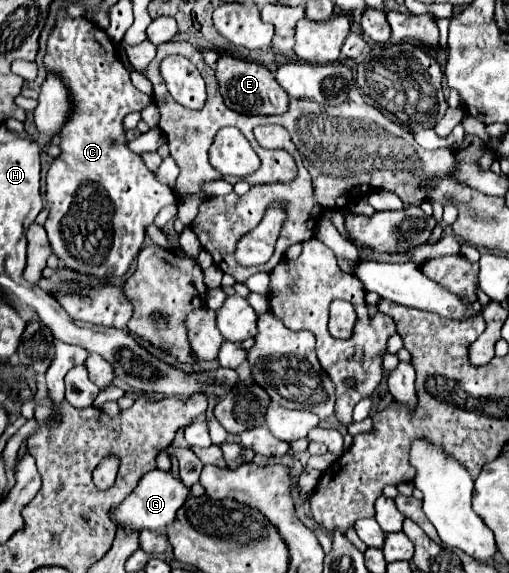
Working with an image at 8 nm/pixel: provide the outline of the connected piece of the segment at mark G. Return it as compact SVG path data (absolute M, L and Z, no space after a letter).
M154 469L154 471L148 471L138 481L138 485L132 489L132 493L126 495L126 499L122 503L118 503L116 507L112 507L112 511L108 511L108 517L118 527L124 527L126 531L132 531L132 529L136 529L136 531L144 531L144 529L162 531L168 523L174 521L176 511L184 505L188 493L190 493L188 487L180 479L176 479L170 471Z

